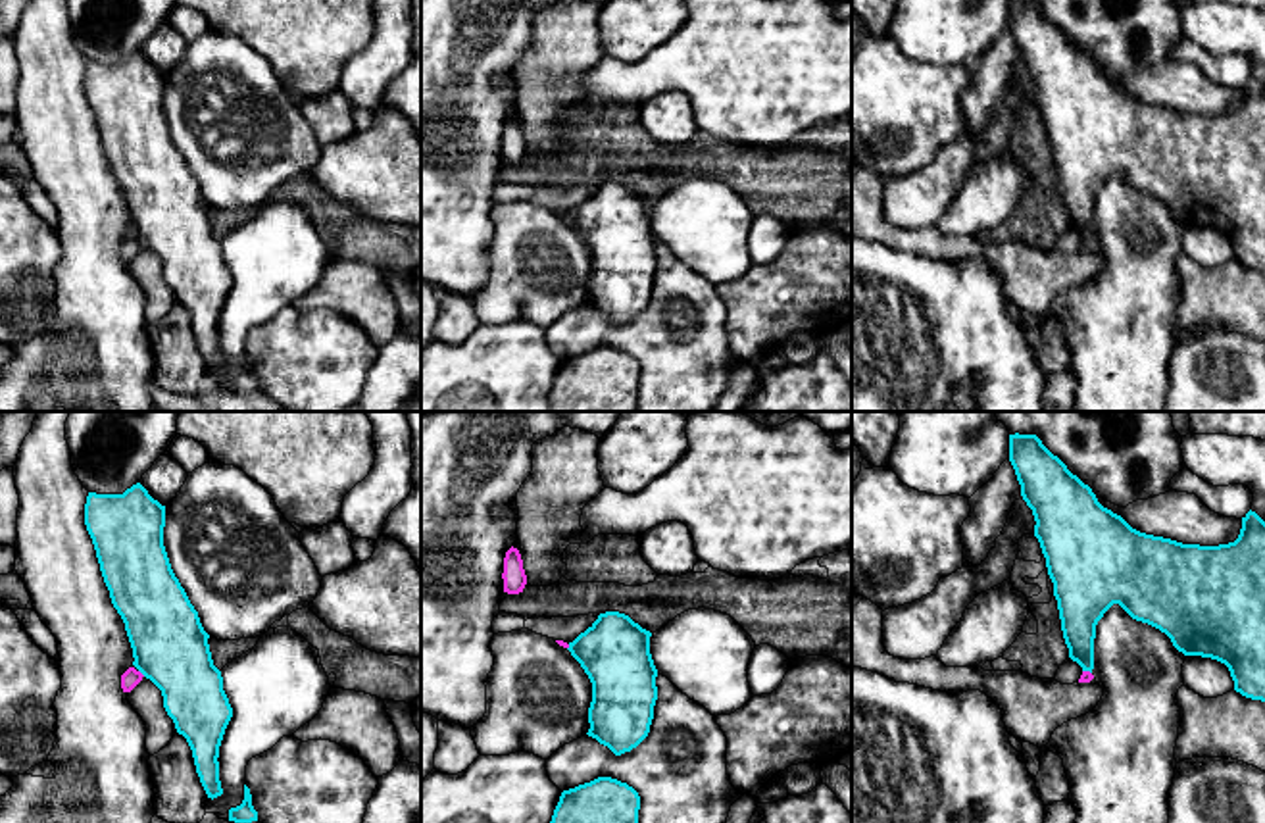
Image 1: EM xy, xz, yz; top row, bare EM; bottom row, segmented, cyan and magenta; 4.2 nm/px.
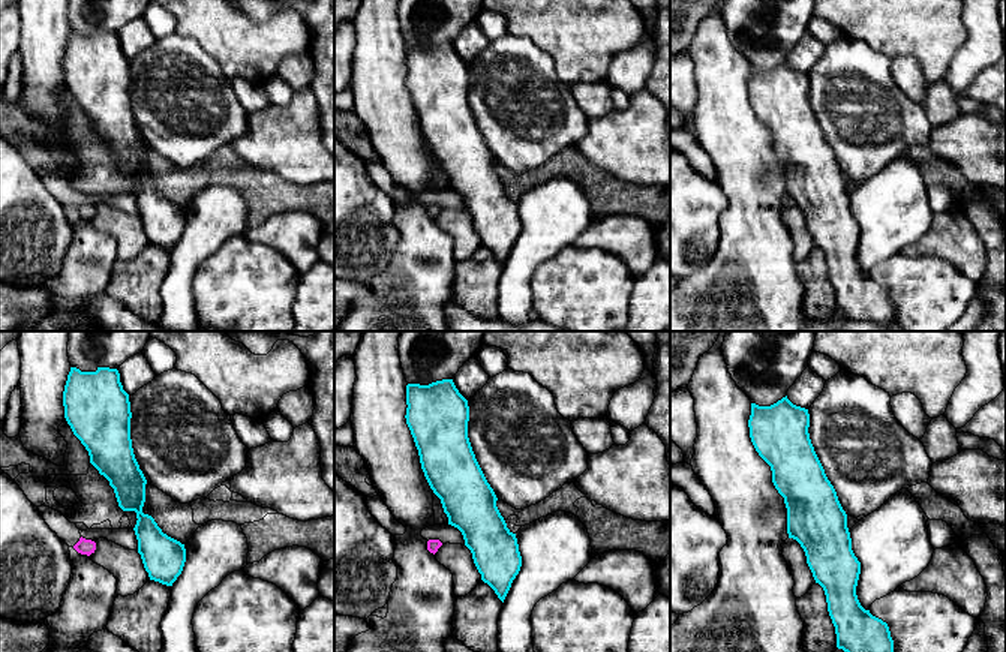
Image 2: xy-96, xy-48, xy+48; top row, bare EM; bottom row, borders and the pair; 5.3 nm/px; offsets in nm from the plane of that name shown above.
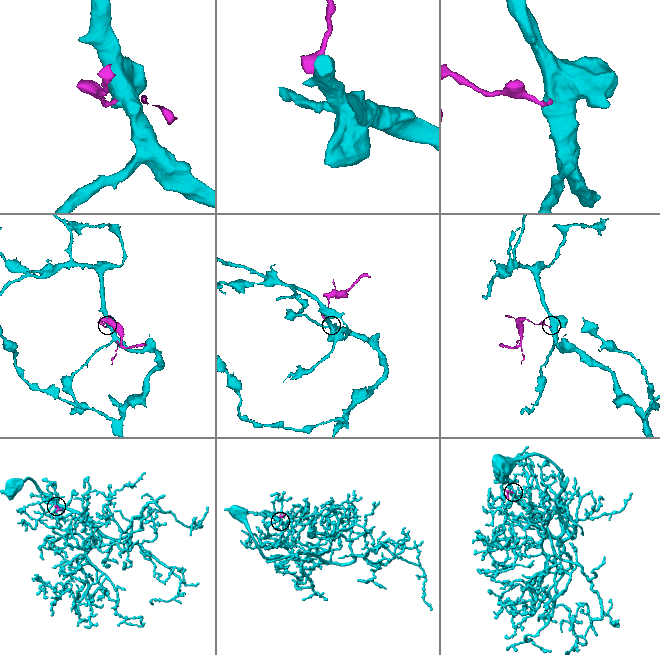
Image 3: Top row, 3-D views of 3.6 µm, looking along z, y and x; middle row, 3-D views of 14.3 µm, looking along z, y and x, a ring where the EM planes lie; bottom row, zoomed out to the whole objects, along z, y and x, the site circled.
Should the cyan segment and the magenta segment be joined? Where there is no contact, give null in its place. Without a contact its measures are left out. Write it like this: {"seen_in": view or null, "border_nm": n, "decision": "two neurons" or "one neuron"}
{"seen_in": "xy", "border_nm": 40, "decision": "two neurons"}

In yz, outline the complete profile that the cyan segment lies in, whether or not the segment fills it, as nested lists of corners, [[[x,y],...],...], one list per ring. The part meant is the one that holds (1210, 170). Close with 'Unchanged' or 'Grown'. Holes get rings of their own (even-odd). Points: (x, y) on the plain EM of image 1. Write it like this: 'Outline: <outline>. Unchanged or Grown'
Outline: [[[1009,4],[1009,31],[1036,90],[1069,227],[1082,240],[1094,238],[1098,190],[1119,173],[1132,188],[1165,202],[1184,225],[1225,233],[1236,262],[1265,271],[1265,90],[1255,81],[1242,87],[1234,112],[1182,113],[1140,102],[1104,77],[1036,4]]]. Unchanged

